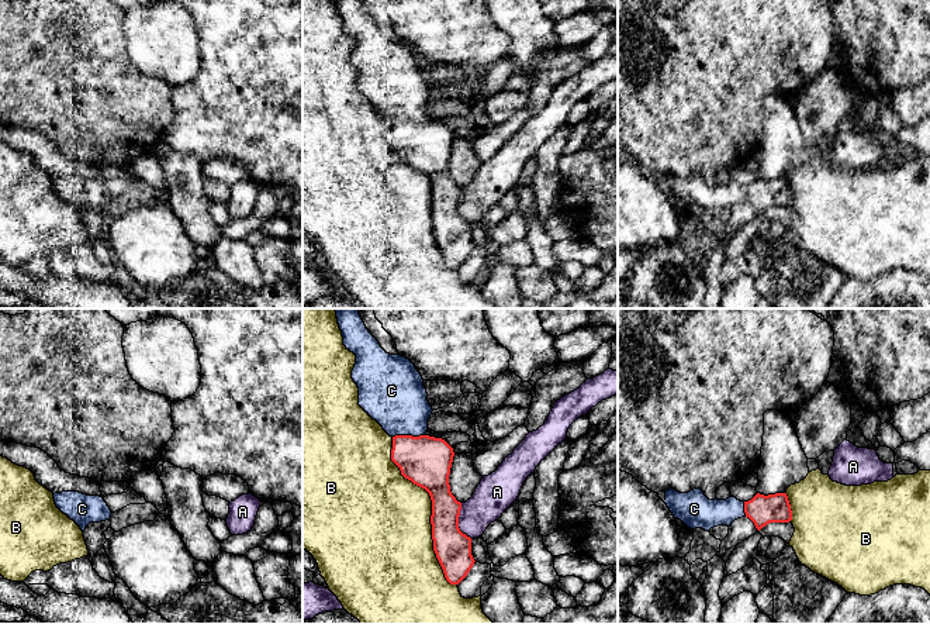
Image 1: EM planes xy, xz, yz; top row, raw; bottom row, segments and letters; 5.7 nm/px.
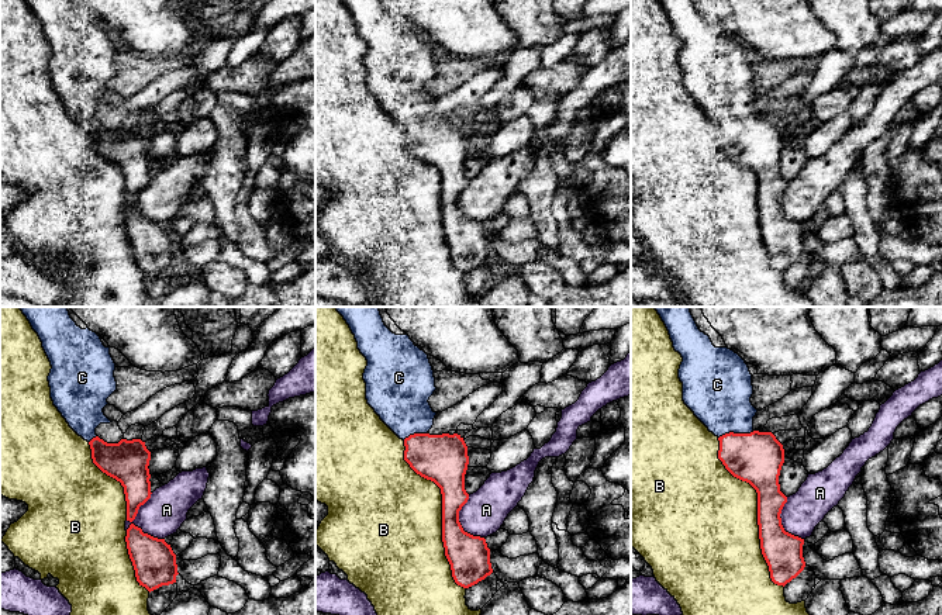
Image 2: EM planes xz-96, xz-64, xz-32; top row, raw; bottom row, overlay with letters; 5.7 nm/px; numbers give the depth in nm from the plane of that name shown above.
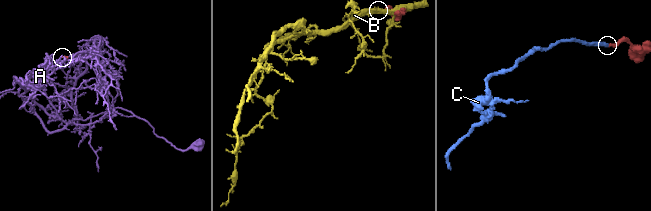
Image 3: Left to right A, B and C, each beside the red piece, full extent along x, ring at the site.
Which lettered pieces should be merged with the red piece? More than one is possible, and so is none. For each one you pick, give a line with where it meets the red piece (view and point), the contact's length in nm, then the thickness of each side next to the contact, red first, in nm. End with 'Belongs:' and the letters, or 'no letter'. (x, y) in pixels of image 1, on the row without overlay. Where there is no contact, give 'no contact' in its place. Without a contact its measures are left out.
C: contact xz (408, 120); length 180 nm; calibres 280 and 360 nm
Belongs: C

